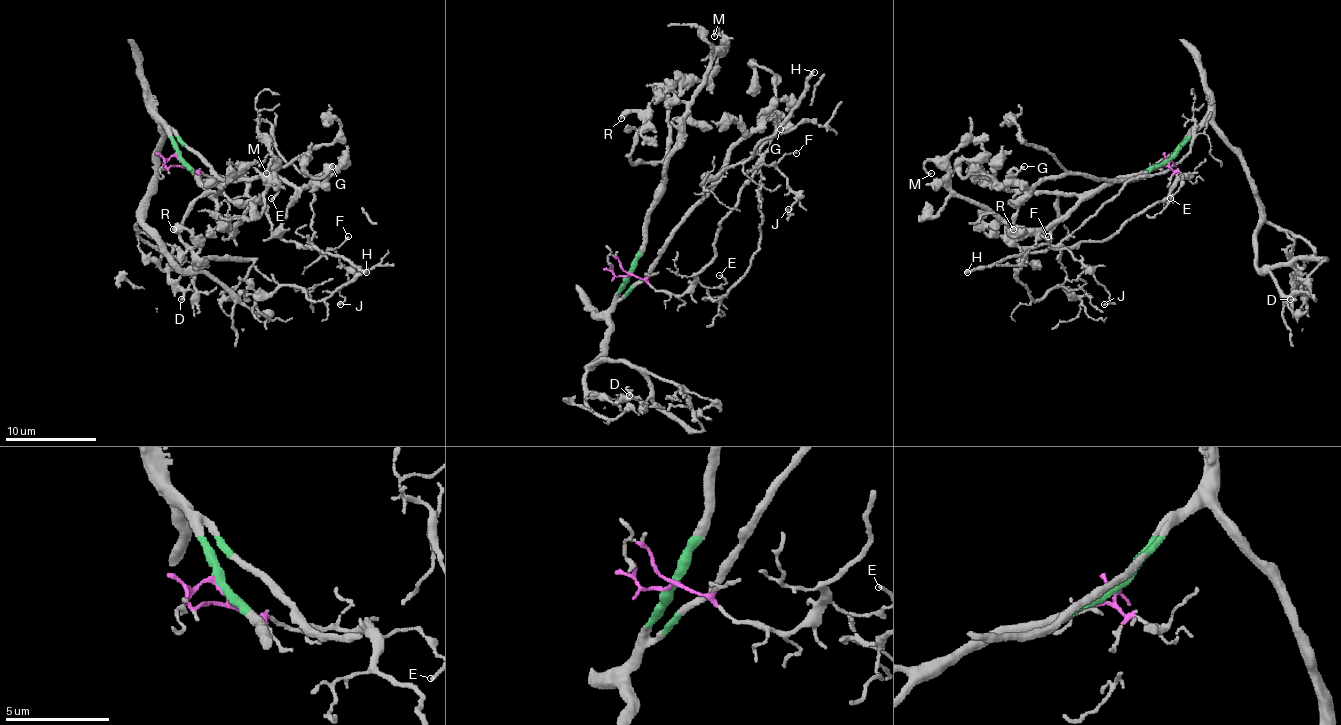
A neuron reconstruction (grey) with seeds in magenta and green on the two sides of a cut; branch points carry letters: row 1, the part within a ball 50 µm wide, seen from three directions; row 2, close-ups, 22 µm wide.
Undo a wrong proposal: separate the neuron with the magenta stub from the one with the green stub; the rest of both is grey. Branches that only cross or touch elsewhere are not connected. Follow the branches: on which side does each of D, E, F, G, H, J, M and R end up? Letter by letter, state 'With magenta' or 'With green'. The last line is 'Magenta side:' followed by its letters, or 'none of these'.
D: With green
E: With magenta
F: With magenta
G: With green
H: With magenta
J: With magenta
M: With green
R: With green
Magenta side: E, F, H, J

